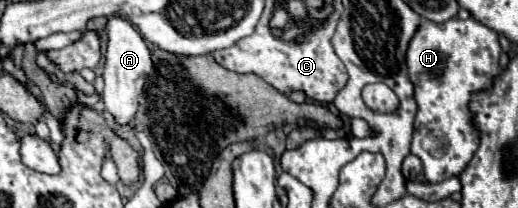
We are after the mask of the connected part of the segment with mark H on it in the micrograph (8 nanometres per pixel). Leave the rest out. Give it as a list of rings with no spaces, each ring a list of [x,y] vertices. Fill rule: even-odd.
[[[472,17],[466,21],[450,19],[440,25],[422,21],[420,29],[412,37],[406,53],[418,103],[412,153],[420,157],[428,183],[440,183],[460,175],[476,153],[480,133],[474,125],[470,99],[474,93],[490,89],[496,75],[492,67],[498,67],[500,53],[498,33]]]

